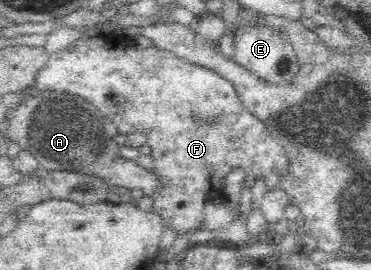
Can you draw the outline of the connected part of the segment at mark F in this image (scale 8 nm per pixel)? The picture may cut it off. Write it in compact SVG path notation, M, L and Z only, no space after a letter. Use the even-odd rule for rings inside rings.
M123 29L117 30L116 35L102 34L100 36L94 36L94 38L90 38L90 36L88 36L88 38L78 38L78 40L70 44L68 48L52 53L44 63L43 68L38 71L36 87L38 87L38 91L58 91L83 98L95 106L95 109L98 110L102 118L107 118L107 120L112 121L112 124L117 128L119 134L140 133L146 137L146 152L154 159L150 168L151 174L156 175L156 177L158 177L158 183L160 183L160 186L150 194L150 197L152 197L154 201L152 209L162 219L164 229L168 230L168 228L170 228L170 230L174 230L177 238L191 230L197 230L201 227L206 204L216 199L222 201L225 180L228 179L230 172L234 168L240 167L246 172L243 185L250 186L251 189L255 186L256 180L258 180L260 176L267 177L269 174L278 174L278 176L282 177L291 172L291 163L290 159L286 156L285 148L278 142L278 139L275 139L274 136L270 134L270 131L265 127L265 123L244 108L240 96L238 96L238 91L232 82L230 82L230 79L222 77L222 75L208 69L208 67L198 66L196 63L188 62L186 59L180 58L178 55L172 53L172 51L154 46L142 50L142 48L136 46L135 37L127 36Z

